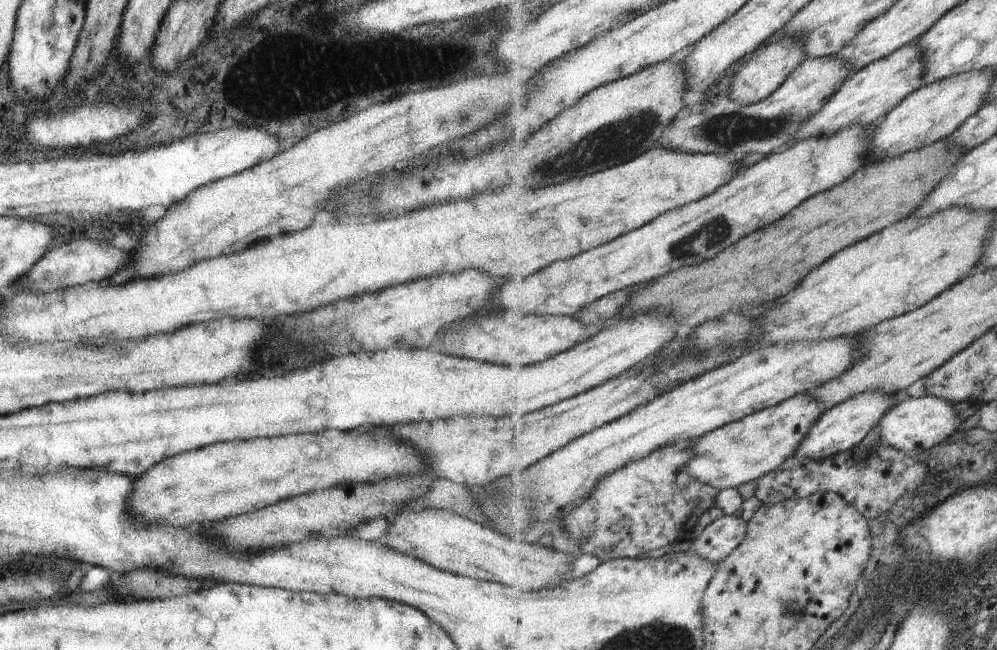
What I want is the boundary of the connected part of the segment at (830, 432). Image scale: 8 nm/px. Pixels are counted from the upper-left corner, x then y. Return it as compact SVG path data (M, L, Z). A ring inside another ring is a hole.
M881 389L876 391L867 391L858 394L857 397L850 398L845 402L835 405L813 425L811 432L802 442L800 449L796 452L795 458L784 462L781 468L790 469L797 459L801 457L814 458L815 460L826 459L835 453L840 453L861 443L861 440L880 424L883 415L890 411L897 403L904 400L904 395L899 393L886 393Z

